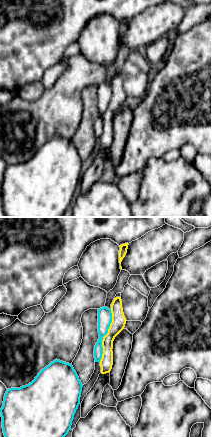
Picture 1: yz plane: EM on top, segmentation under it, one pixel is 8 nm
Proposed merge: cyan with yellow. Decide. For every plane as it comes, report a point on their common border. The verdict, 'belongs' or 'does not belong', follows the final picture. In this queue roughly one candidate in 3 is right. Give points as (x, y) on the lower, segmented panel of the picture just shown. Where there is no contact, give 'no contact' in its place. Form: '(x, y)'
(105, 334)

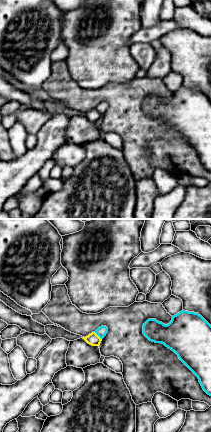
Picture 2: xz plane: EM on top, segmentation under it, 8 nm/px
(98, 335)

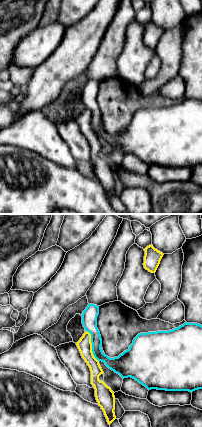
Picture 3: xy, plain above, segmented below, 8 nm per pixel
(92, 345)

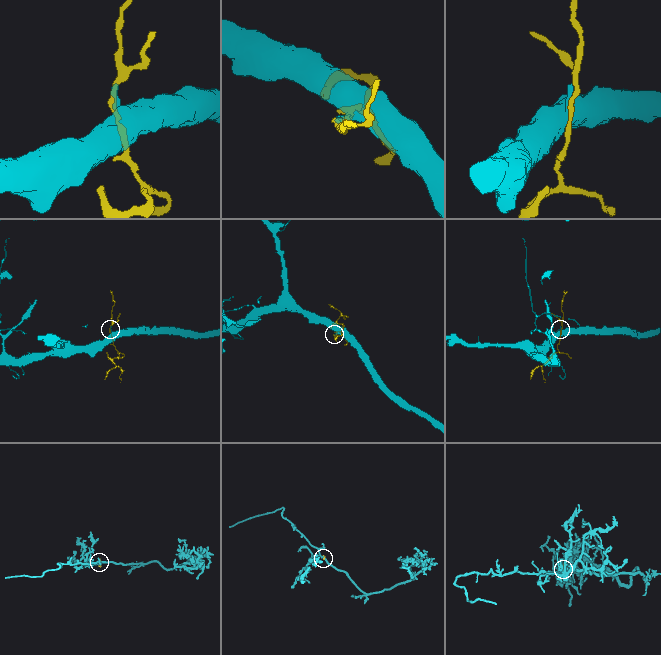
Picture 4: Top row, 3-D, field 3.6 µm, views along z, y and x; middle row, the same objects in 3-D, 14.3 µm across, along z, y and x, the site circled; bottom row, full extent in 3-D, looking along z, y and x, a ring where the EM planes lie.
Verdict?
does not belong

